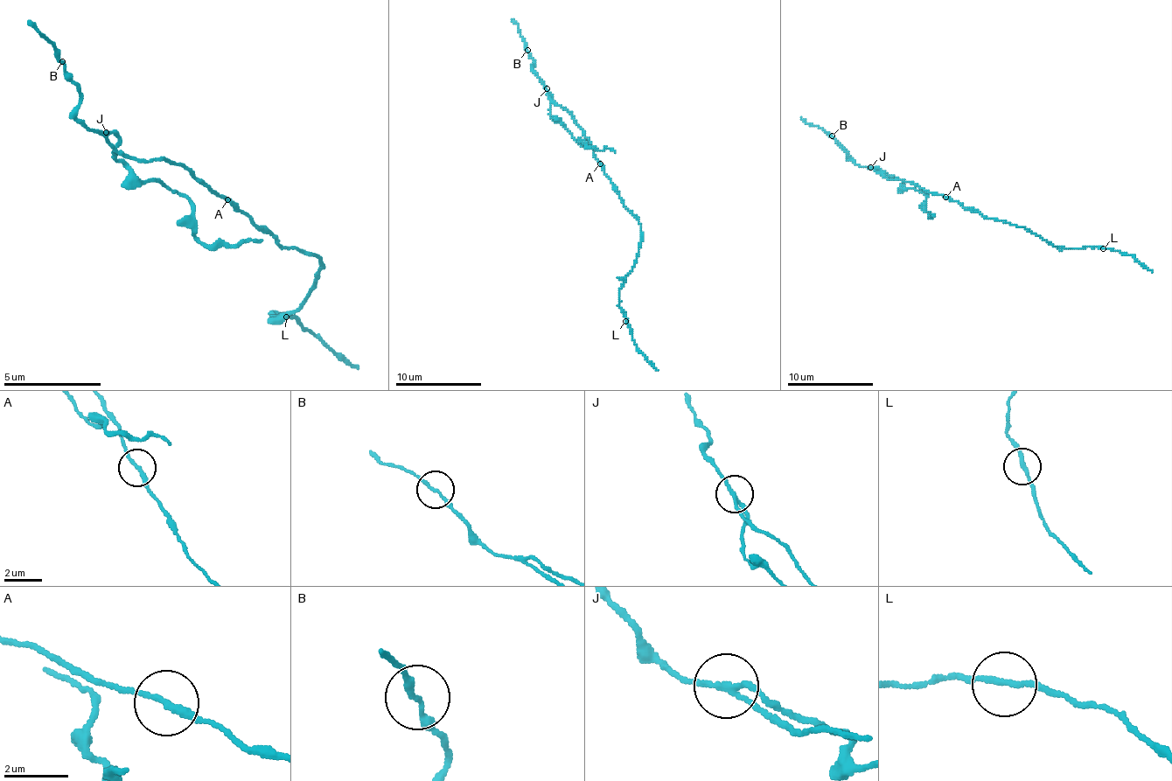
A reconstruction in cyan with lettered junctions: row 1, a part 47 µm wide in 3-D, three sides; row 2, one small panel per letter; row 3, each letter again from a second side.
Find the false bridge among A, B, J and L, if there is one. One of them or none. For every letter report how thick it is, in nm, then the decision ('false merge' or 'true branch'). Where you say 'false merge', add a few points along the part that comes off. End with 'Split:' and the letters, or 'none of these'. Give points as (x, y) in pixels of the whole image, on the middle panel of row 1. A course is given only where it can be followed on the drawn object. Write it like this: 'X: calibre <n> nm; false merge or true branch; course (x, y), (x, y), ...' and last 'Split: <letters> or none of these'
A: calibre 190 nm; true branch
B: calibre 160 nm; true branch
J: calibre 160 nm; false merge; course (546, 88), (553, 99), (550, 116), (589, 149), (609, 149), (615, 153)
L: calibre 180 nm; true branch
Split: J

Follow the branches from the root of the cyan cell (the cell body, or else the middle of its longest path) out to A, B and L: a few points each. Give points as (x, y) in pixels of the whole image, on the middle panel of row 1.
A: (615, 184), (600, 163)
B: (615, 184), (604, 172), (582, 129), (548, 94), (544, 81), (533, 71), (535, 60), (526, 49)
L: (615, 184), (615, 191), (625, 209), (641, 226), (641, 247), (637, 261), (619, 290), (619, 308), (625, 321)

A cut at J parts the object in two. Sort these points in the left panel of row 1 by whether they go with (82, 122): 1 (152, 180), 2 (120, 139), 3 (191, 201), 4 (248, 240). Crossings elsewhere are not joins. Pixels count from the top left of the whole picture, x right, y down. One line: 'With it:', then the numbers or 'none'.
With it: none

